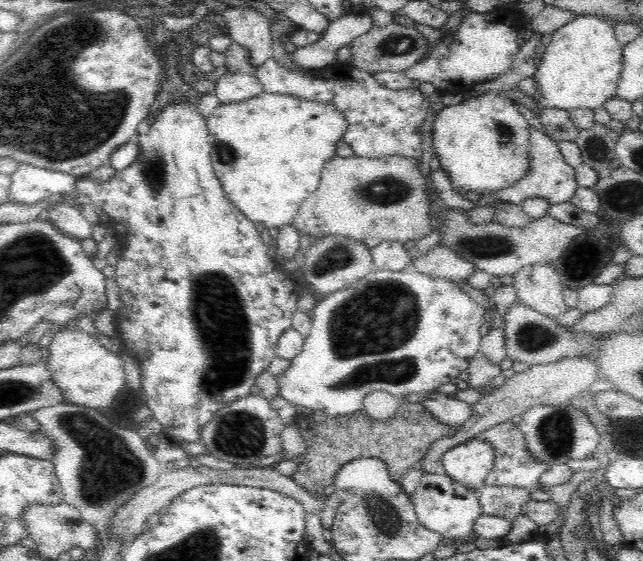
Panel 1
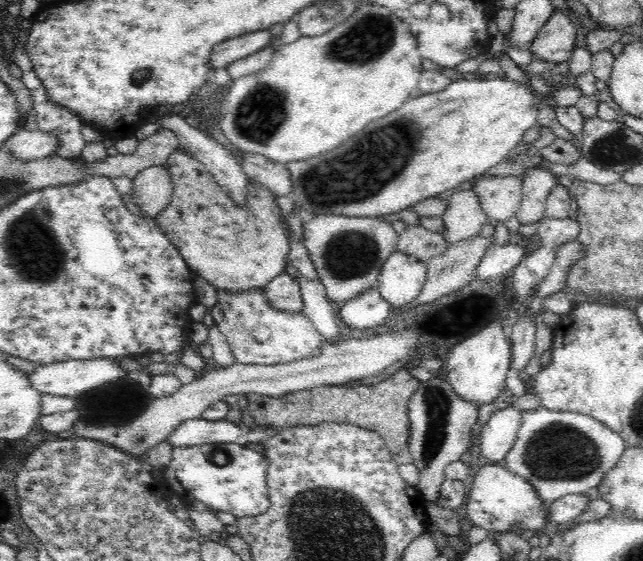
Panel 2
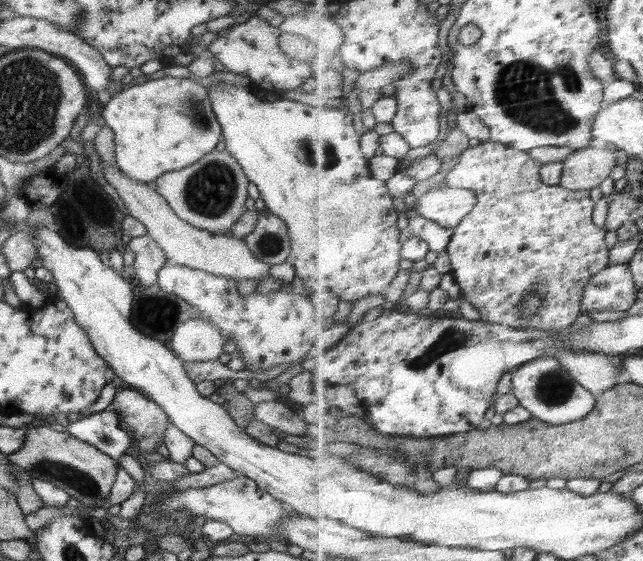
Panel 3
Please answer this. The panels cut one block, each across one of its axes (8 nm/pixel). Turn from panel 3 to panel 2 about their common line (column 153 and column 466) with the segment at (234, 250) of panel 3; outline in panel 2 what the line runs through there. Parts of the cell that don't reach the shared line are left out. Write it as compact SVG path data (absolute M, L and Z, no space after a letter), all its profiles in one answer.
M468 188L451 194L448 208L441 218L444 226L442 235L450 246L481 234L487 216L480 206L480 197L476 195L476 191Z

